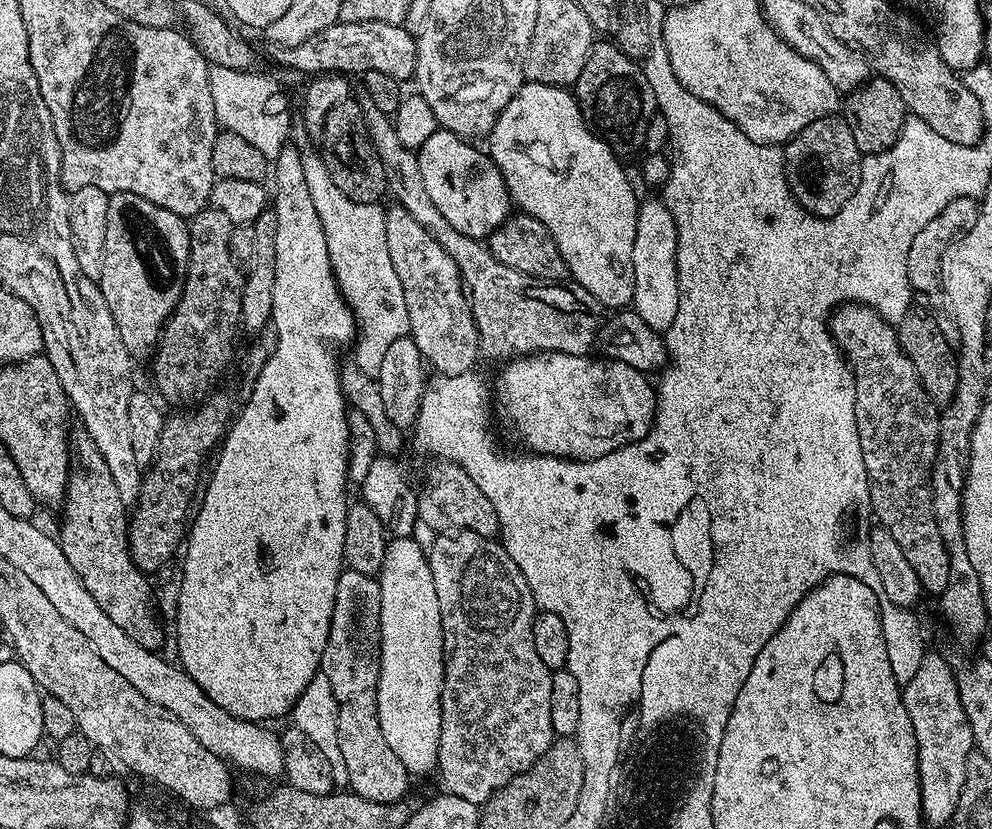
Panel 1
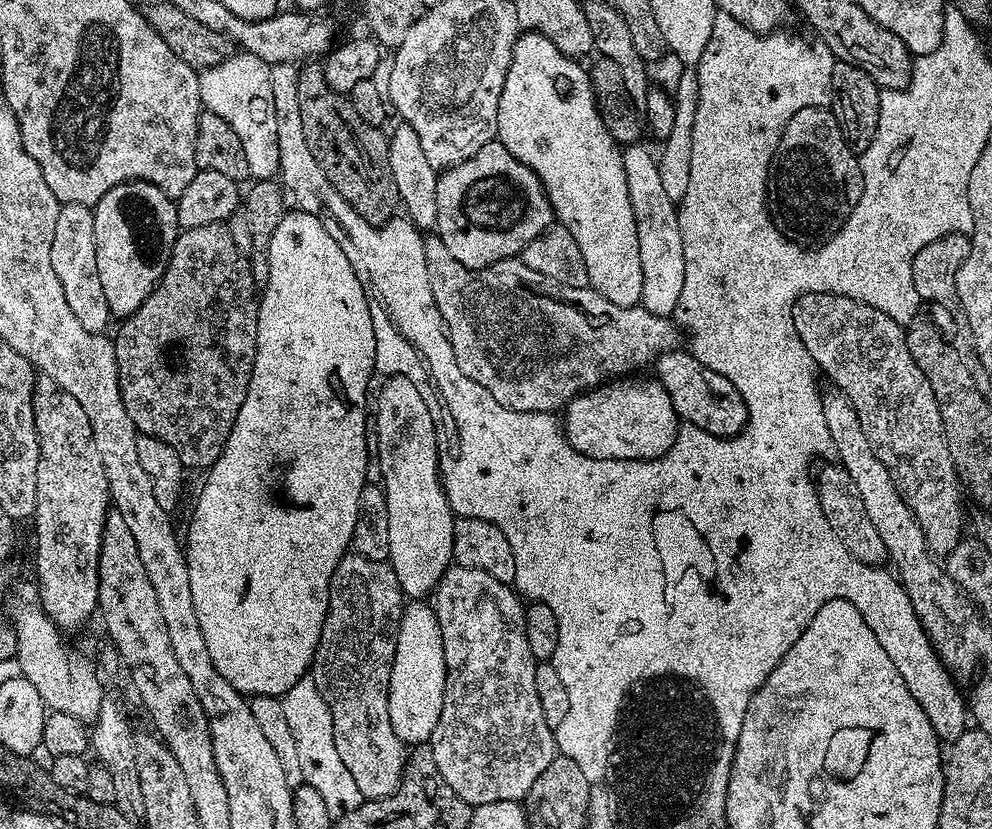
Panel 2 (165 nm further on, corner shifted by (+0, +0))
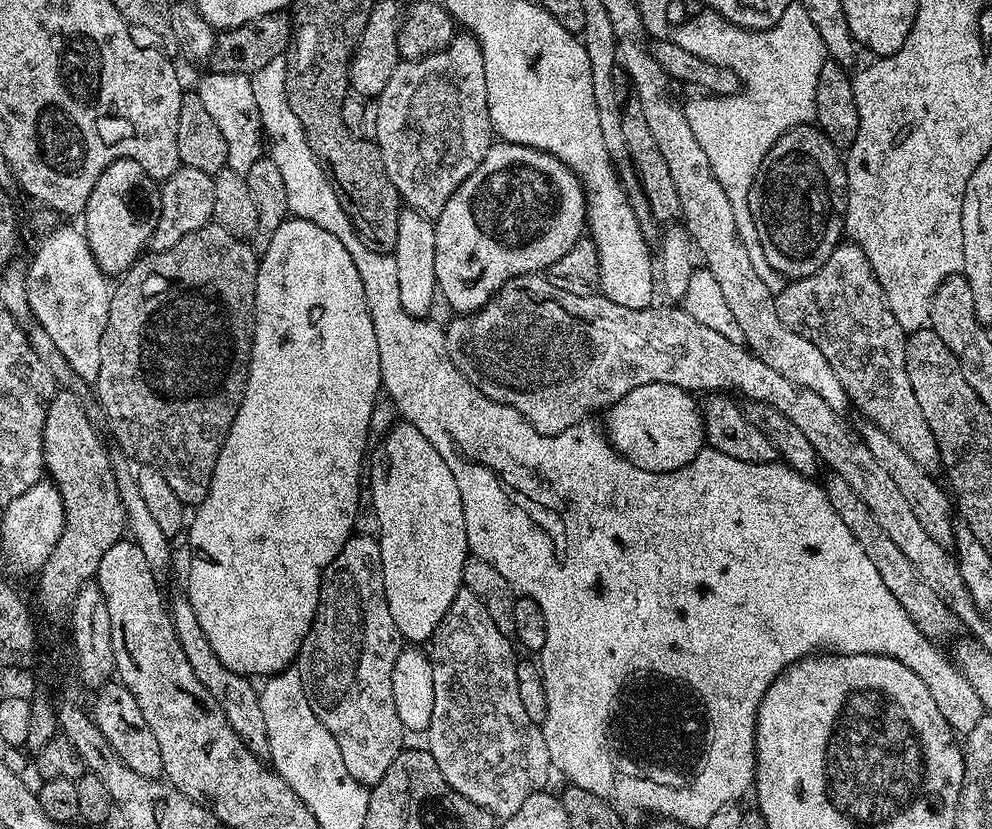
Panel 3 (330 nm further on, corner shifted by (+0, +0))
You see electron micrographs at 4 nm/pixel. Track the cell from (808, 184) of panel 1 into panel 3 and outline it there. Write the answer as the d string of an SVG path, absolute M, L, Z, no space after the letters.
M801 122L776 139L749 192L750 214L758 230L764 260L789 281L801 280L822 270L826 258L830 258L846 232L848 169L842 159L841 149L834 147L819 127L809 124Z

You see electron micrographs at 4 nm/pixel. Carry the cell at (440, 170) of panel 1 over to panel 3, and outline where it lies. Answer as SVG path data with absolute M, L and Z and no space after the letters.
M493 143L486 150L486 158L450 194L450 202L442 206L440 215L434 220L436 237L434 274L439 295L456 314L479 312L491 302L500 287L519 276L543 273L574 242L578 242L586 232L586 197L584 185L562 161L537 148L527 148L521 144Z

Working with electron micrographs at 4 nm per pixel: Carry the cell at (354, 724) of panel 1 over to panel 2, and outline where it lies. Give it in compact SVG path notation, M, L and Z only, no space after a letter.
M345 554L340 559L336 573L332 575L332 581L328 587L328 613L322 622L322 634L316 647L316 653L312 659L310 675L318 686L318 694L326 698L330 706L330 718L334 718L334 746L338 746L338 755L342 757L342 762L346 770L350 770L350 775L354 777L354 783L358 785L358 790L362 790L365 800L384 800L387 796L393 796L398 790L400 779L404 776L404 762L406 759L406 745L394 734L394 726L390 722L390 706L388 705L388 695L390 694L390 674L394 666L394 654L396 653L396 639L400 629L400 619L404 613L406 596L402 593L398 578L388 562L382 560L371 560L365 556L355 554Z

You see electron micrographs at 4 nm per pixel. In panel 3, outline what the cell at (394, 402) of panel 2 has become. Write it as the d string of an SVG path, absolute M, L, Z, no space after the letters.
M398 422L379 441L370 456L370 485L372 501L377 511L379 553L382 555L383 585L387 605L398 626L401 637L412 644L422 644L431 639L433 630L445 616L451 602L463 587L465 562L469 556L466 538L465 515L461 495L450 466L442 462L442 454L415 426Z

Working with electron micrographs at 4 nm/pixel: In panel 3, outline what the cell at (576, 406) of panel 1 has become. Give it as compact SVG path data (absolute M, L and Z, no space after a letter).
M654 382L650 386L638 386L634 390L630 390L630 394L626 394L617 404L612 405L607 409L606 417L608 416L608 428L606 424L606 435L608 441L612 443L613 448L617 452L622 453L634 466L638 466L642 470L650 470L651 472L673 472L682 466L686 466L693 460L700 451L706 447L704 438L704 417L702 415L701 405L696 405L697 397L689 392L687 388L679 388L673 384L663 384L662 382Z

